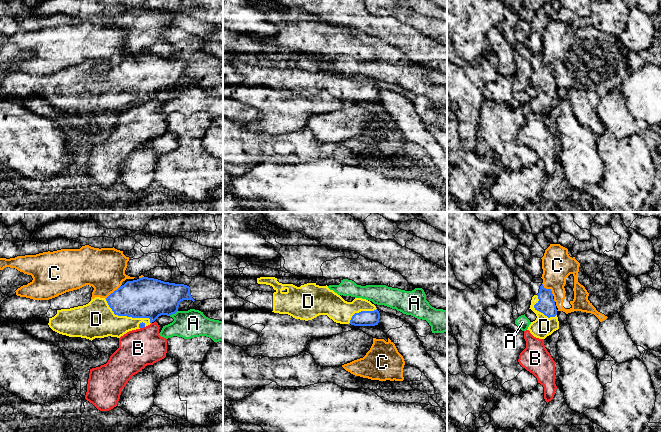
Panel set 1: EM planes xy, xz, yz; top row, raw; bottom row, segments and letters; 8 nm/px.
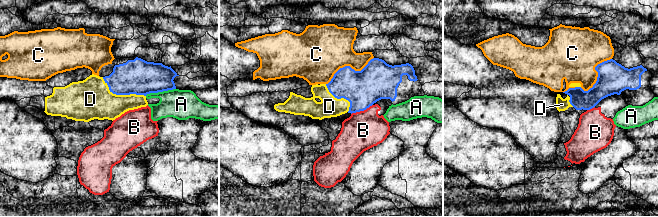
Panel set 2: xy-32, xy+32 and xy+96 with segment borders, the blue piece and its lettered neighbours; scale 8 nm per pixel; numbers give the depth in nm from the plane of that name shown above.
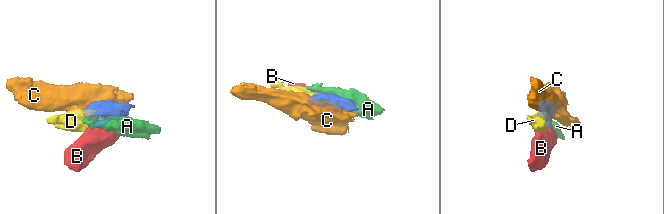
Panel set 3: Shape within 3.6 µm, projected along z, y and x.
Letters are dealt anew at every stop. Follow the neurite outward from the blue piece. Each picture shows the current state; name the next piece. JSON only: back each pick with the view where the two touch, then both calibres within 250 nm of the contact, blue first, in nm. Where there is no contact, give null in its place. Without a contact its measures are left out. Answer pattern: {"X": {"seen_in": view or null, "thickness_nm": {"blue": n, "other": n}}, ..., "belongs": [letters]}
{"D": {"seen_in": "xy", "thickness_nm": {"blue": 320, "other": 300}}, "belongs": ["D"]}

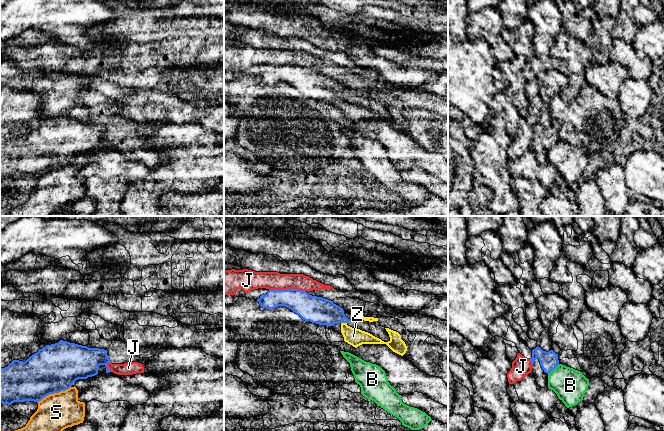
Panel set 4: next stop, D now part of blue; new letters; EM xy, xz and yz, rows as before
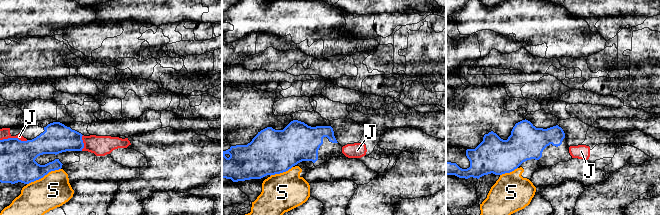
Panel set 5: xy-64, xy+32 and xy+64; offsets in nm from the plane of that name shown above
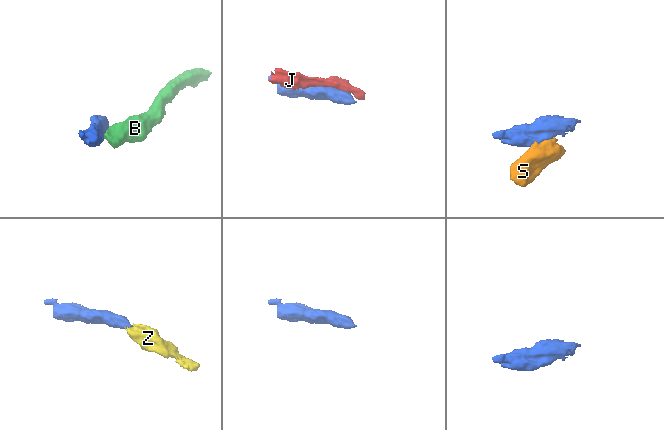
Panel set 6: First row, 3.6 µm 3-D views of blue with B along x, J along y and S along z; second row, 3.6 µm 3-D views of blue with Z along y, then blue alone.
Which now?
{"Z": {"seen_in": "xz", "thickness_nm": {"blue": 220, "other": 140}}, "belongs": ["Z"]}

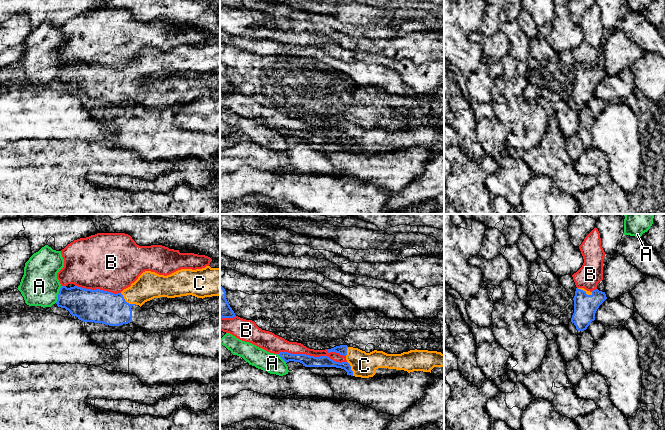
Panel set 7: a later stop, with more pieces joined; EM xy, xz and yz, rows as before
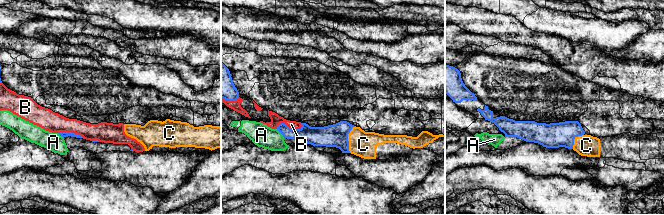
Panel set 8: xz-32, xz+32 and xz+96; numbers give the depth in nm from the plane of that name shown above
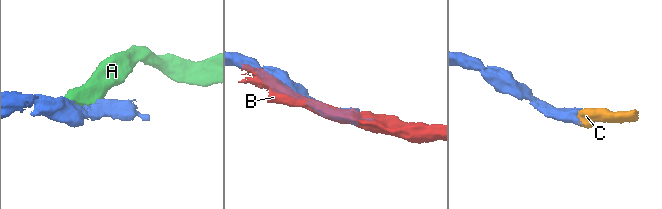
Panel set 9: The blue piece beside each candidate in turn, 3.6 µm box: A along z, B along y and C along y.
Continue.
{"C": {"seen_in": "xy", "thickness_nm": {"blue": 260, "other": 220}}, "belongs": ["C"]}

